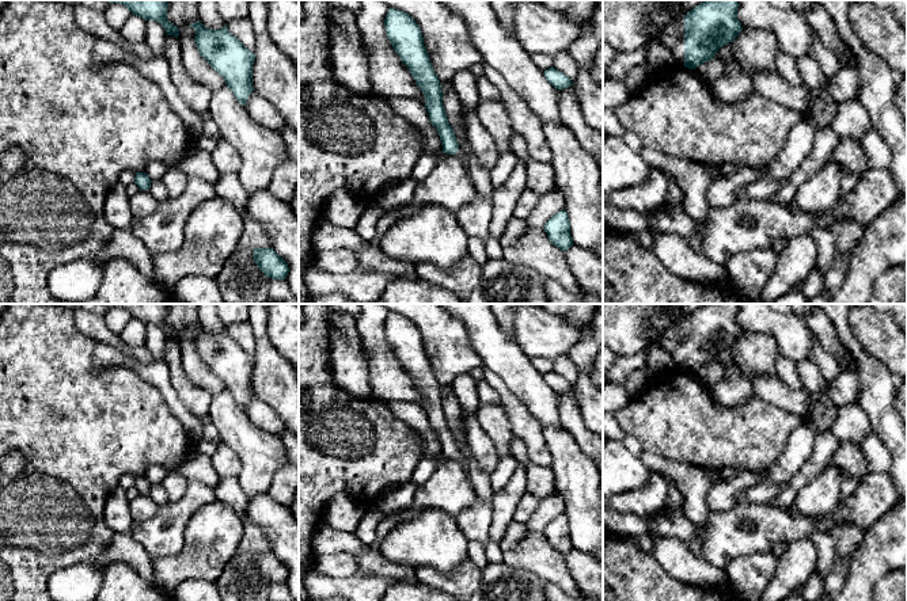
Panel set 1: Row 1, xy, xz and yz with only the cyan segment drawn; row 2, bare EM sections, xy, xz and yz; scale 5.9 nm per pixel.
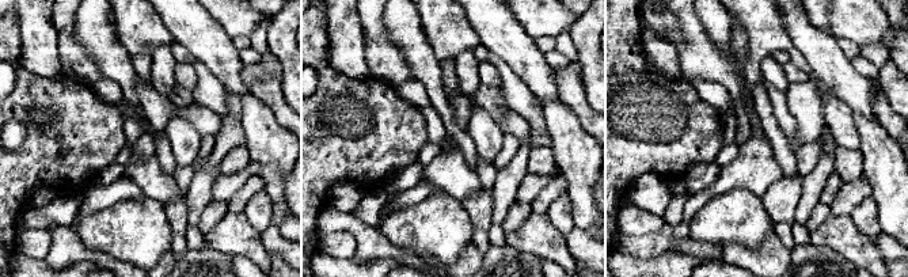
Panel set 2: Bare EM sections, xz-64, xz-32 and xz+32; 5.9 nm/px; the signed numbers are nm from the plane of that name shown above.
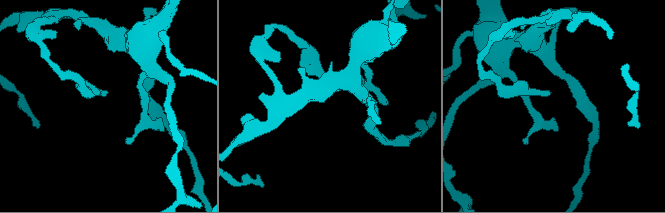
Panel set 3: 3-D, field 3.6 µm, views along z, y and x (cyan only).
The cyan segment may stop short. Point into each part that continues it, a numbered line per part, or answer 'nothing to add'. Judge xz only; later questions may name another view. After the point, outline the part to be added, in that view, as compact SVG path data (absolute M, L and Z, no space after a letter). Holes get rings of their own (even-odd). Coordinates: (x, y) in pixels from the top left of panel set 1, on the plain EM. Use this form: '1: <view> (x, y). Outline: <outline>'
1: xz (462, 459). Outline: M459 452L458 456L455 457L455 460L462 465L466 476L468 478L468 475L470 475L470 464L467 461L467 457Z

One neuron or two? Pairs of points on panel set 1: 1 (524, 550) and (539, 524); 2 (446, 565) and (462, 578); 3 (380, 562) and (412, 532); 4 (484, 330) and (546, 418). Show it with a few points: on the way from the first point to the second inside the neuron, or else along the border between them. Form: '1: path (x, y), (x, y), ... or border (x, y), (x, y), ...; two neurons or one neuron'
1: border (528, 531), (542, 532); two neurons
2: border (467, 555), (451, 573), (422, 567); two neurons
3: border (379, 554), (414, 570); two neurons
4: path (498, 352), (516, 369), (537, 396); one neuron

